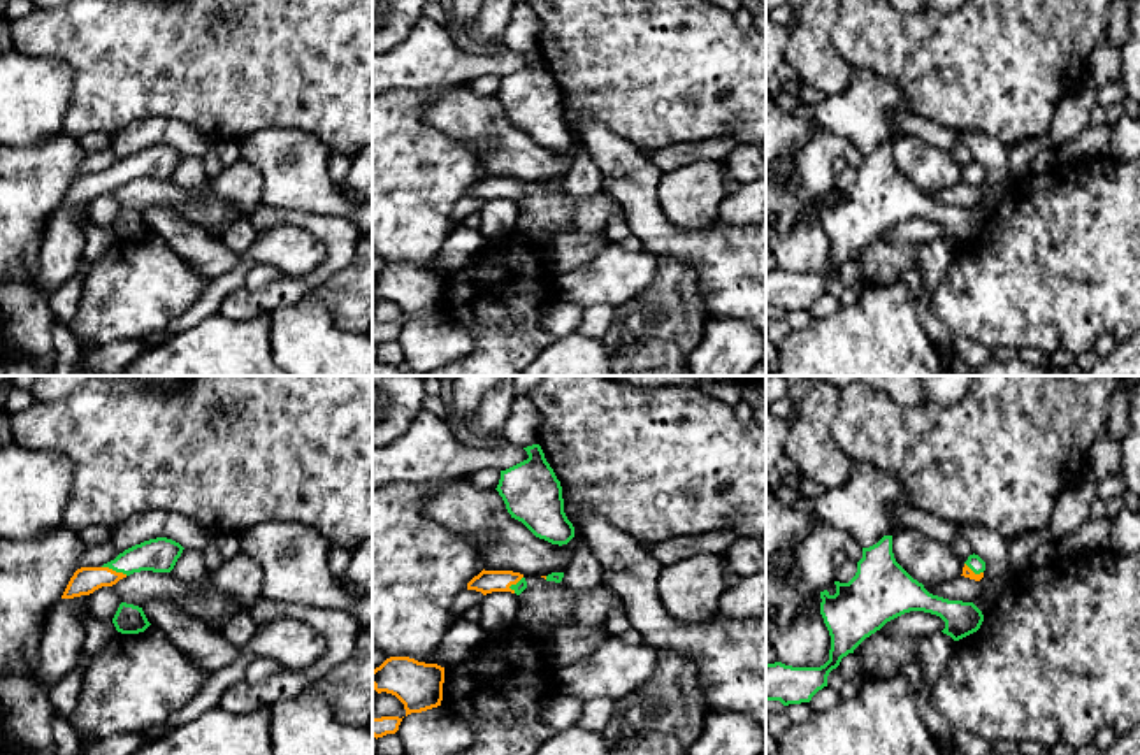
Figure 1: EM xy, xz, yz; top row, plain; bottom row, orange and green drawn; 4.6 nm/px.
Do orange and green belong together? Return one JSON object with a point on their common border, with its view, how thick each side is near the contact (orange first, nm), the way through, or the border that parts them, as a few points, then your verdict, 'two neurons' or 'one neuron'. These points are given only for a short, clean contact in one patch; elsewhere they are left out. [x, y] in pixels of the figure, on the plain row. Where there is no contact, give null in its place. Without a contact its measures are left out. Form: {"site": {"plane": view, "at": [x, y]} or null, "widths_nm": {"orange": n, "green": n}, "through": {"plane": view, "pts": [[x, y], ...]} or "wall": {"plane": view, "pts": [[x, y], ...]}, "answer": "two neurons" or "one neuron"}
{"site": {"plane": "xy", "at": [115, 178]}, "widths_nm": {"orange": 120, "green": 160}, "through": {"plane": "xy", "pts": [[86, 186], [115, 178], [134, 165], [158, 162]]}, "answer": "one neuron"}

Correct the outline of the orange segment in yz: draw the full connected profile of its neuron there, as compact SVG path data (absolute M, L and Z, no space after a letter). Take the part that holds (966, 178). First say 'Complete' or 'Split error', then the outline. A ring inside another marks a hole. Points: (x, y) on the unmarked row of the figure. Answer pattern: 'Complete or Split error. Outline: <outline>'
Split error. Outline: M970 162L964 169L963 181L964 184L980 188L984 184L985 169L978 162Z

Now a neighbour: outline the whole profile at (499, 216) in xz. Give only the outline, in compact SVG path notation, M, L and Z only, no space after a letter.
M511 198L487 200L480 211L480 232L485 239L499 239L516 230L518 202Z

